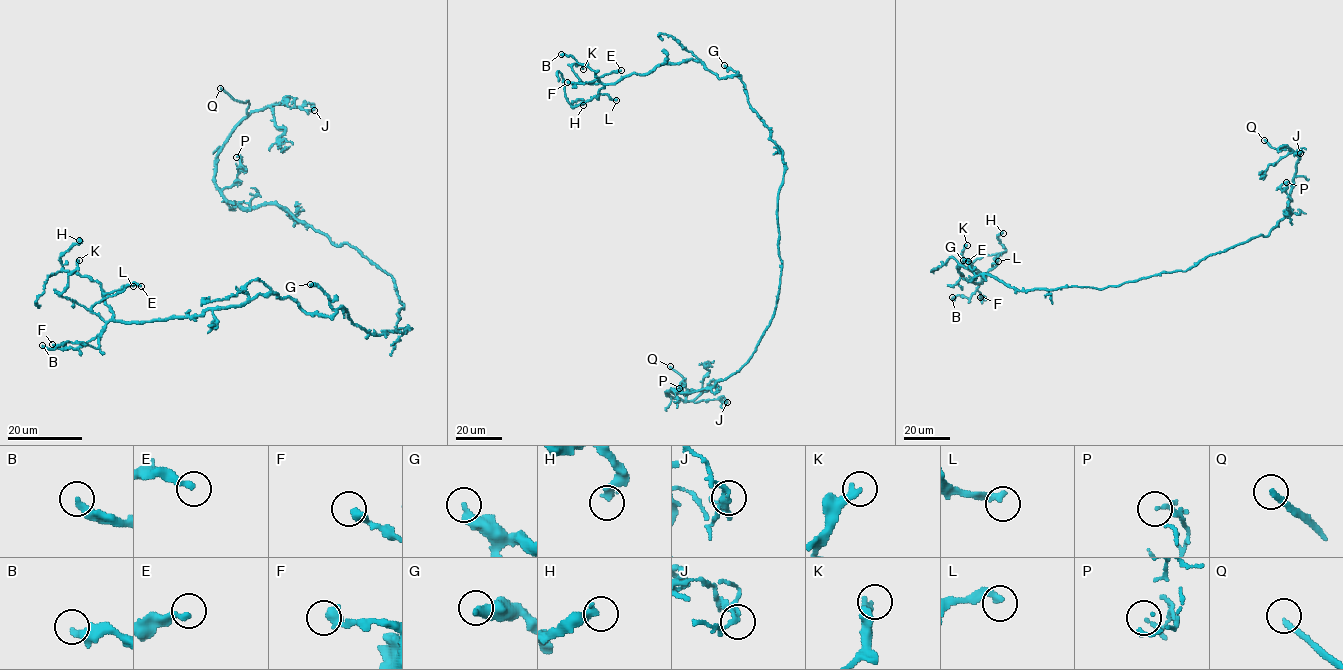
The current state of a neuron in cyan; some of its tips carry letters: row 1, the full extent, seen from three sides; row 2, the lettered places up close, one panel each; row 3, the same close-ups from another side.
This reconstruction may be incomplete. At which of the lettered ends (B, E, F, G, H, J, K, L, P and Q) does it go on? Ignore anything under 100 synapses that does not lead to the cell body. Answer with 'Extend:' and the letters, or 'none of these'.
Extend: Q

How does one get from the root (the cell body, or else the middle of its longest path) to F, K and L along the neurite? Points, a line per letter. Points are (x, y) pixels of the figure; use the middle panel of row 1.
F: (778, 196), (782, 150), (750, 105), (739, 75), (719, 78), (689, 59), (631, 73), (613, 84), (567, 82)
K: (778, 196), (782, 150), (739, 75), (719, 78), (689, 59), (588, 84), (571, 66), (583, 69)
L: (778, 196), (782, 150), (750, 105), (739, 75), (719, 78), (691, 59), (660, 64), (598, 91), (616, 100)

